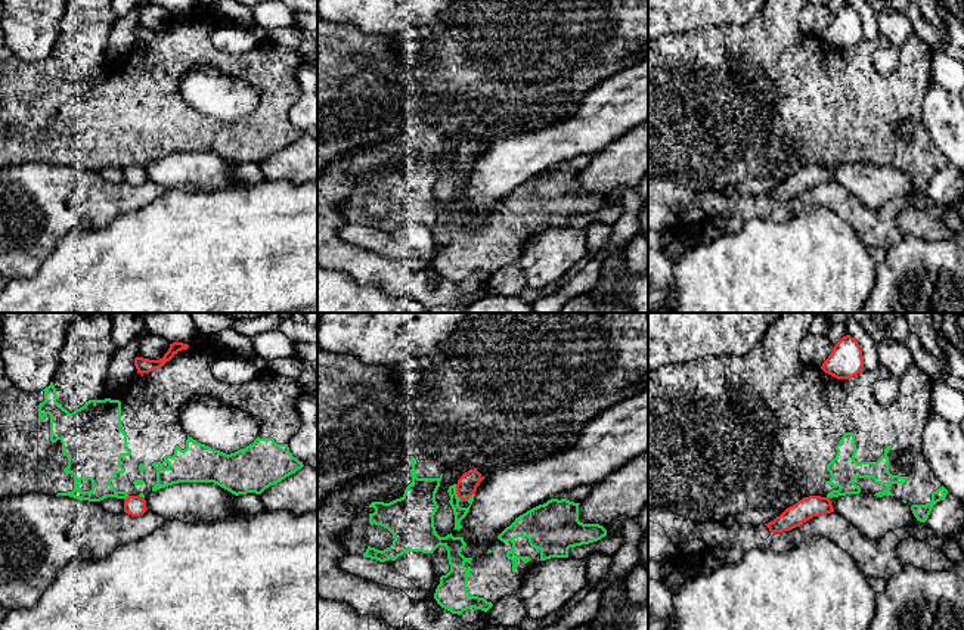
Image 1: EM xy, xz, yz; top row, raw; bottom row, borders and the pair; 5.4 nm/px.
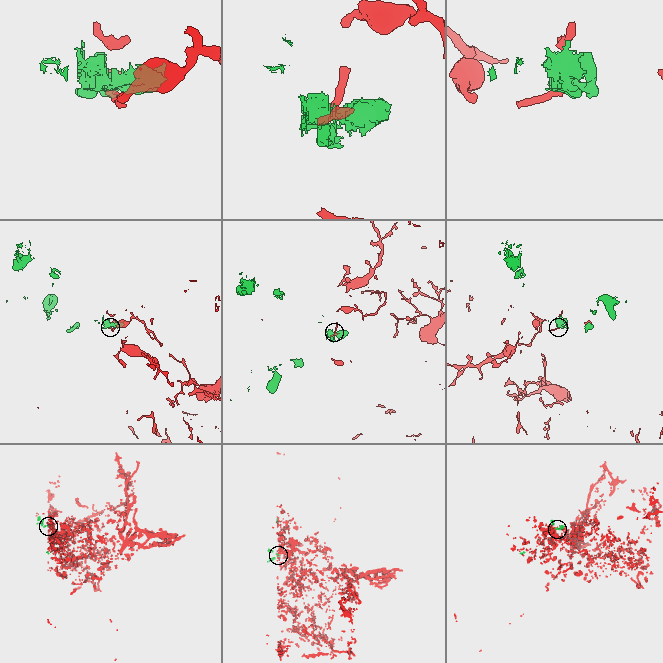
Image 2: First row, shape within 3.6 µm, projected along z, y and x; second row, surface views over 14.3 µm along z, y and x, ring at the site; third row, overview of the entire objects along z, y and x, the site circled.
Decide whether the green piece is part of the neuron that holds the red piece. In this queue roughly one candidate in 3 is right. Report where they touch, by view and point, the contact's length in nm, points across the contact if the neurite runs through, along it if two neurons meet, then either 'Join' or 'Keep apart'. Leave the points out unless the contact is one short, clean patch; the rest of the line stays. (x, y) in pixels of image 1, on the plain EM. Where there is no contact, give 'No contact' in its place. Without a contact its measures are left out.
Touches red at xz (456, 163). Shared border 100 nm. Boundary: xz (455, 154), (455, 163), (461, 170). Keep apart

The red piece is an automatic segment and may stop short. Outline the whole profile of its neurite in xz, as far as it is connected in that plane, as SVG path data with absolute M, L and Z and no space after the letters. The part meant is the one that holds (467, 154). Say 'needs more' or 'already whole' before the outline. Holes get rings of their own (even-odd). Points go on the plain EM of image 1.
already whole; M477 137L469 139L465 142L456 153L456 164L461 168L461 171L468 171L468 168L475 164L477 156L481 152L481 143L477 140Z

